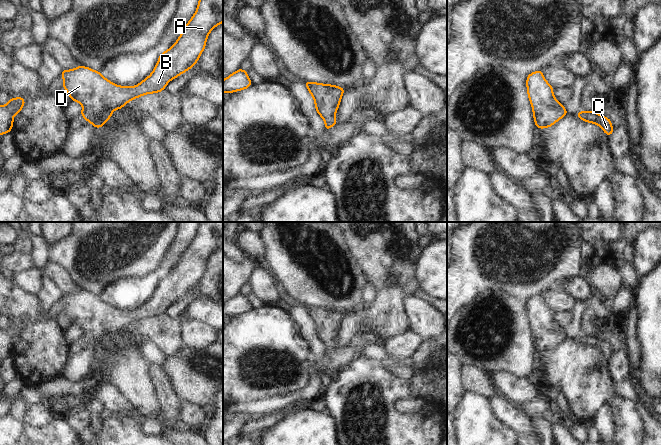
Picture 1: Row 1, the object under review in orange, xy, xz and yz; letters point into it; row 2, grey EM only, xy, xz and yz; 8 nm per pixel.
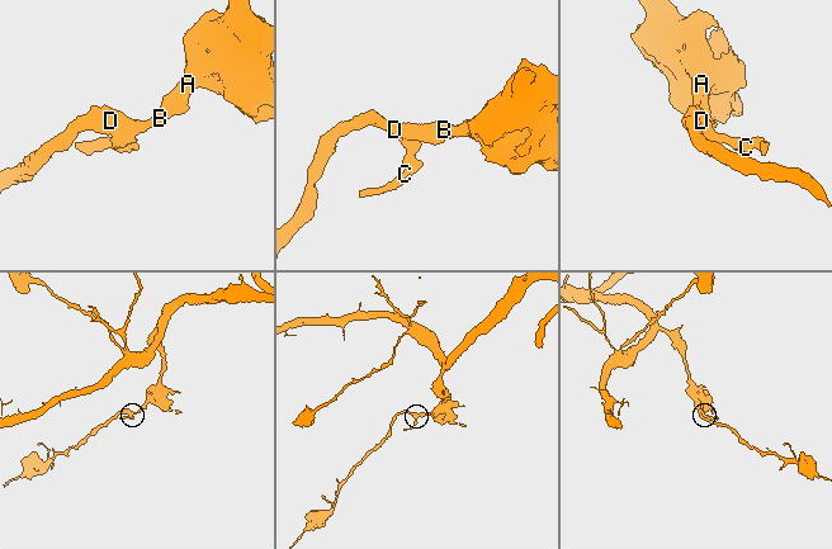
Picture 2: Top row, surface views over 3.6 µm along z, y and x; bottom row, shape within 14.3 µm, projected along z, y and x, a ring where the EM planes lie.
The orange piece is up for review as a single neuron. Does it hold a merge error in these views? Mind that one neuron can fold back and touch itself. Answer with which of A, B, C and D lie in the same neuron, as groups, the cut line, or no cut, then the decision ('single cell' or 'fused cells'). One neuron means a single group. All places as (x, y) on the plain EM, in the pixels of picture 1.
A B C D; no cut; single cell

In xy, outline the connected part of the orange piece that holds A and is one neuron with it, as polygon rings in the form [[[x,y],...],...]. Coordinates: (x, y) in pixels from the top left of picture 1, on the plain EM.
[[[200,222],[197,234],[180,258],[175,268],[159,280],[159,284],[153,296],[141,307],[134,311],[122,311],[115,309],[104,302],[99,295],[79,289],[74,294],[63,294],[64,302],[62,311],[70,319],[70,323],[79,326],[83,330],[82,339],[94,351],[100,352],[111,342],[112,335],[148,317],[158,317],[165,313],[167,307],[183,296],[188,295],[195,287],[205,272],[207,260],[218,248],[223,246],[223,222]]]

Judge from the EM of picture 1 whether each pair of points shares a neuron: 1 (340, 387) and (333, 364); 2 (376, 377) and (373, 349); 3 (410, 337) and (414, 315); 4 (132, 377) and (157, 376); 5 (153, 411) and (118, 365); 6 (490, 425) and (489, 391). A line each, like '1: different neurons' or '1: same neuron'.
1: different neurons
2: different neurons
3: different neurons
4: different neurons
5: same neuron
6: different neurons

